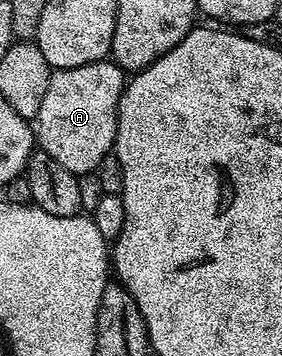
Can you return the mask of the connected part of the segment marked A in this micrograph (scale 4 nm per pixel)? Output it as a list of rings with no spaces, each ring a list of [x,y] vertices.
[[[111,59],[53,71],[50,83],[46,83],[46,95],[42,95],[42,107],[38,107],[34,118],[39,148],[62,163],[66,171],[77,175],[95,173],[102,159],[113,152],[116,116],[125,84],[125,70]]]

